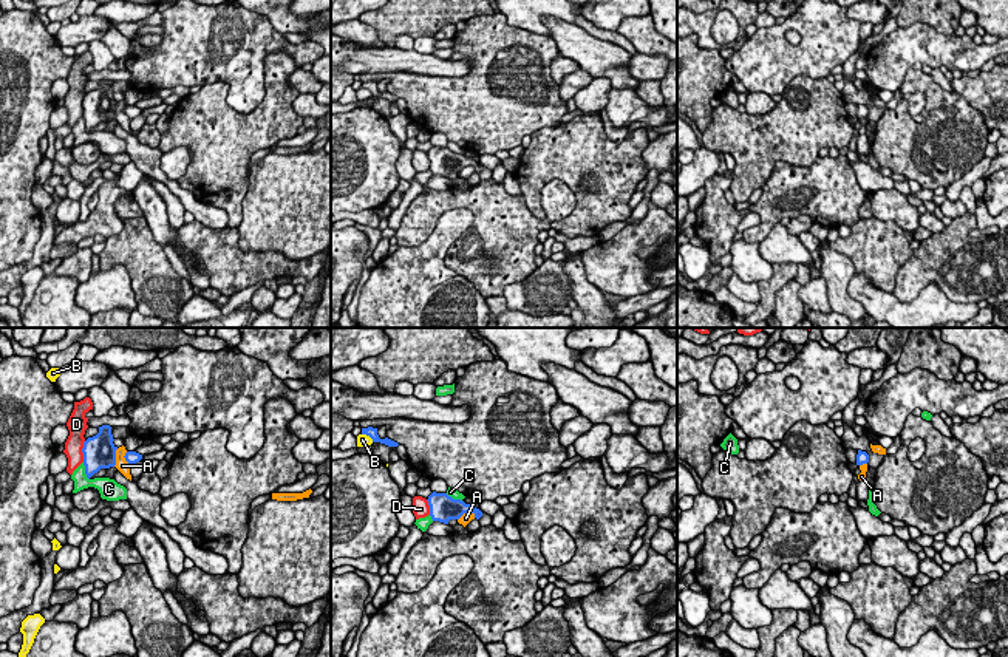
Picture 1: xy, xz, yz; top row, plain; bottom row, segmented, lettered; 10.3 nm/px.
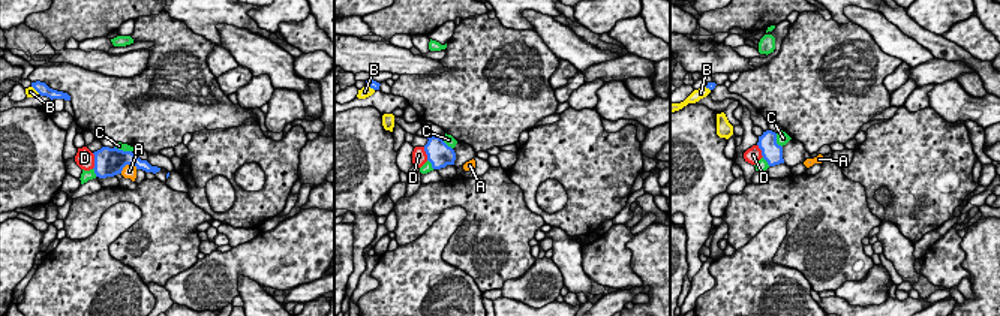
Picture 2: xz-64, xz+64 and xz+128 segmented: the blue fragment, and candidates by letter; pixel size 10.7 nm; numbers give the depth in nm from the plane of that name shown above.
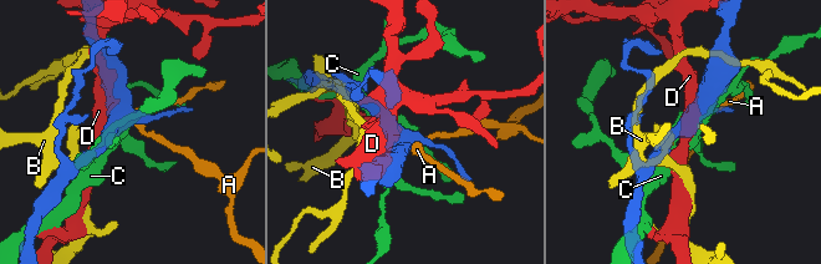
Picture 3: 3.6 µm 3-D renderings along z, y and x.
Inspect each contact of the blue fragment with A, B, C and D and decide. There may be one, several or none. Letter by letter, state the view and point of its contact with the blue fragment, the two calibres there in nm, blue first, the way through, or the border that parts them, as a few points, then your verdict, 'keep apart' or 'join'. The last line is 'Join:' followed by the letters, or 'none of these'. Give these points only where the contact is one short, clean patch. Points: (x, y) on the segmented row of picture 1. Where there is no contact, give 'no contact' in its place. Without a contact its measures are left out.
A: meets blue in xz at (466, 512); 280 nm thick on the blue side, 120 nm on the other; border along xz (475, 514), (466, 512), (458, 520); keep apart
B: meets blue in xz at (368, 435); 100 nm thick on the blue side, 130 nm on the other; keep apart
C: meets blue in xy at (85, 472); 320 nm thick on the blue side, 160 nm on the other; keep apart
D: meets blue in xy at (82, 452); 340 nm thick on the blue side, 190 nm on the other; keep apart
Join: none of these

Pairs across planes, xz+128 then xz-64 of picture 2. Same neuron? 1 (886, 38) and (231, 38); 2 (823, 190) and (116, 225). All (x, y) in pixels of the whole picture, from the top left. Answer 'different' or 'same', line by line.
1: same
2: different

